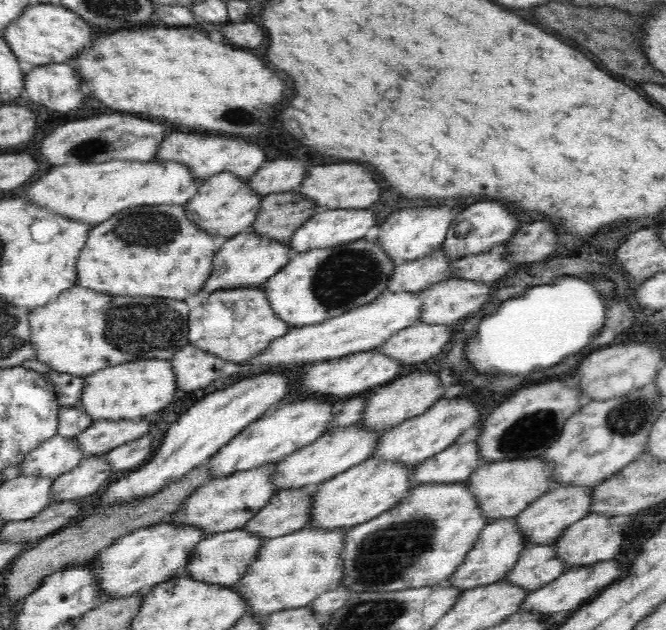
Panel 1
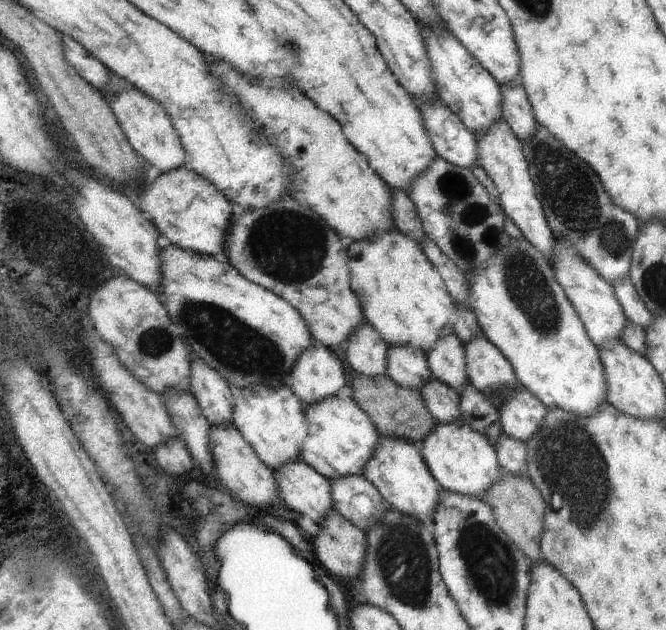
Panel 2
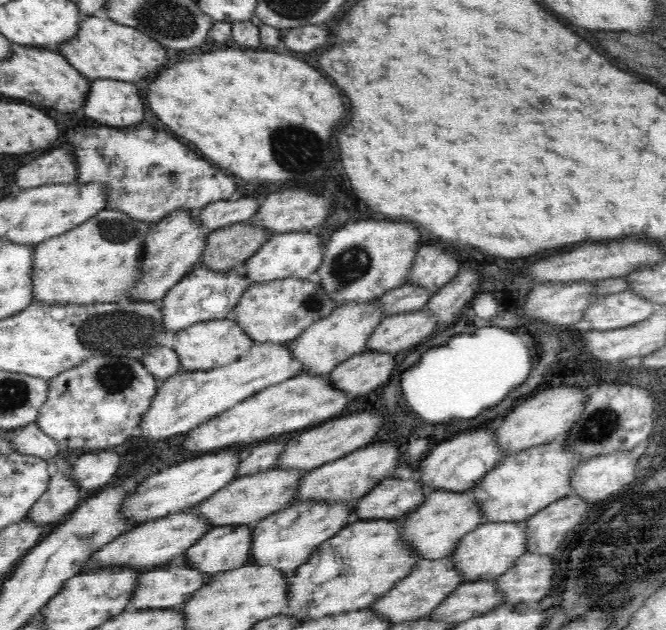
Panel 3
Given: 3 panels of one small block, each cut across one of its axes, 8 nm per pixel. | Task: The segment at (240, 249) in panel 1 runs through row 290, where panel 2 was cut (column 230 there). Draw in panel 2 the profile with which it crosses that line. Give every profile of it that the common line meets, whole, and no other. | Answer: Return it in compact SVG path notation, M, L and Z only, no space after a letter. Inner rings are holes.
M184 165L181 169L160 173L155 181L146 182L139 194L141 209L160 229L164 242L228 261L228 236L236 210L226 194L212 182Z

